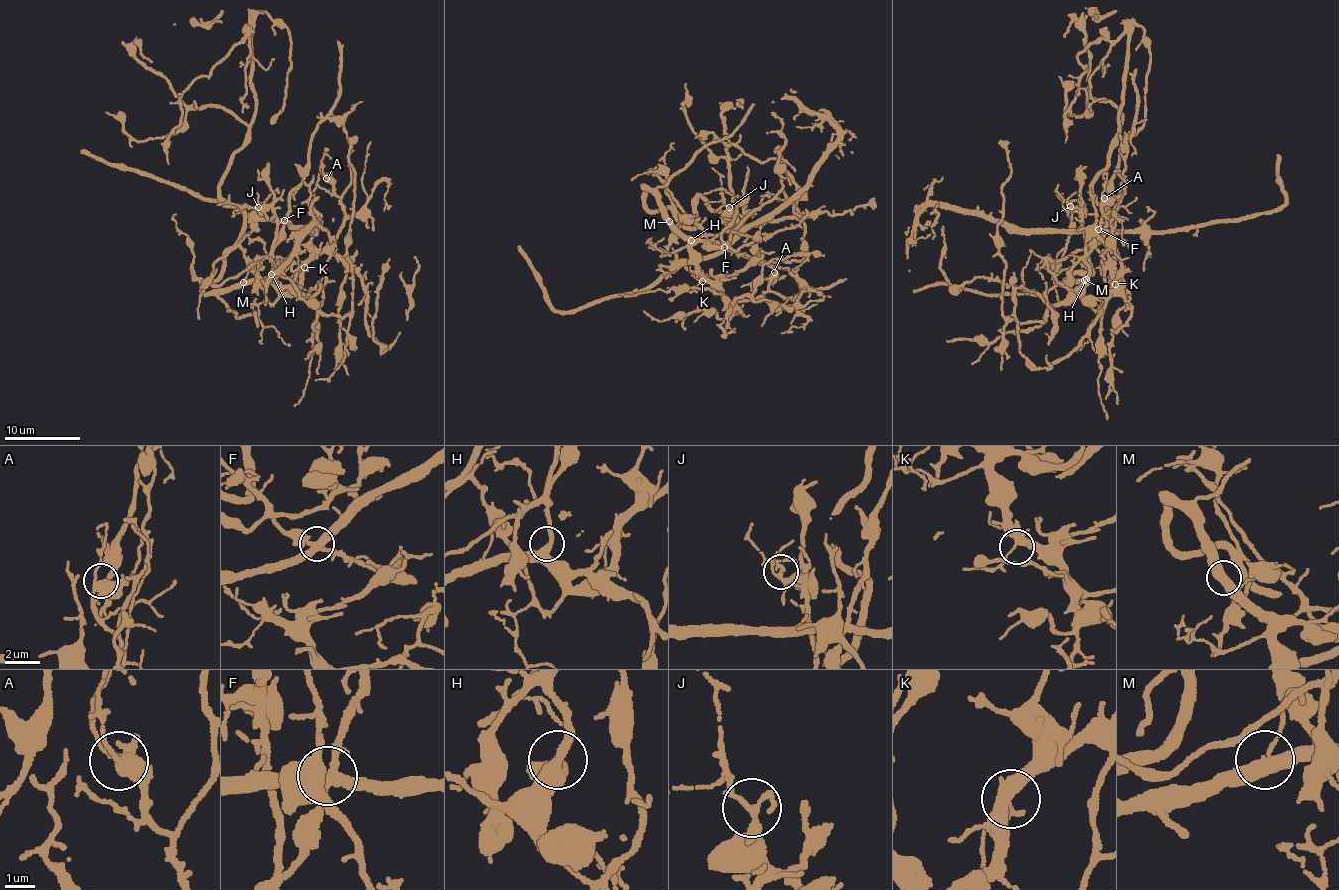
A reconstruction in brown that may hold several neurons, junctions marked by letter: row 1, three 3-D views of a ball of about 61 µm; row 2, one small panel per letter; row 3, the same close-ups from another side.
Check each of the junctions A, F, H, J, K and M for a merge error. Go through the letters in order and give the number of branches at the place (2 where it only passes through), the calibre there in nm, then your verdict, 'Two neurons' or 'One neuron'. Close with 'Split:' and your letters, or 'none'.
A: Branches: 4. Thickness 380 nm. One neuron
F: Branches: 4. Thickness 360 nm. Two neurons
H: Branches: 3. Thickness 360 nm. One neuron
J: Branches: 4. Thickness 190 nm. One neuron
K: Branches: 3. Thickness 360 nm. One neuron
M: Branches: 3. Thickness 400 nm. Two neurons
Split: F, M

